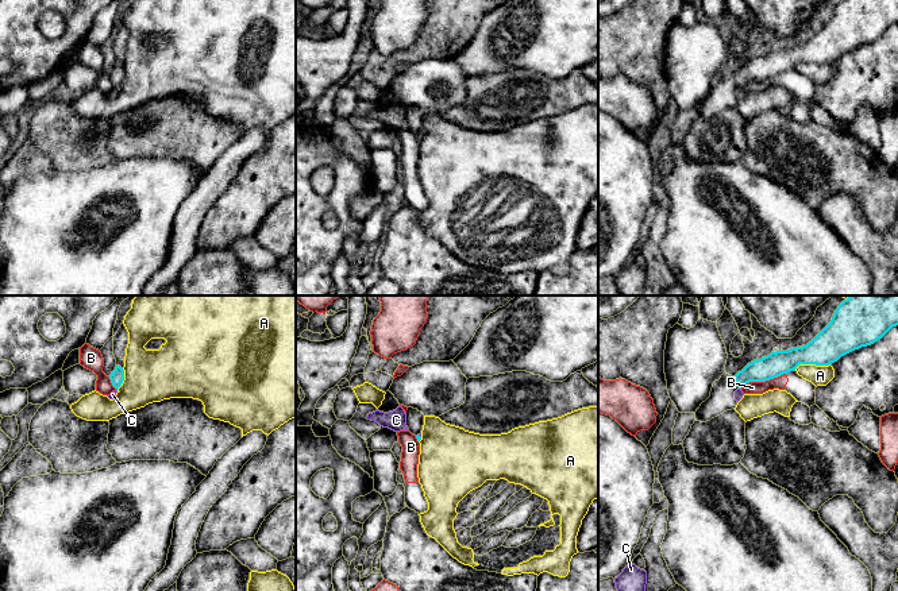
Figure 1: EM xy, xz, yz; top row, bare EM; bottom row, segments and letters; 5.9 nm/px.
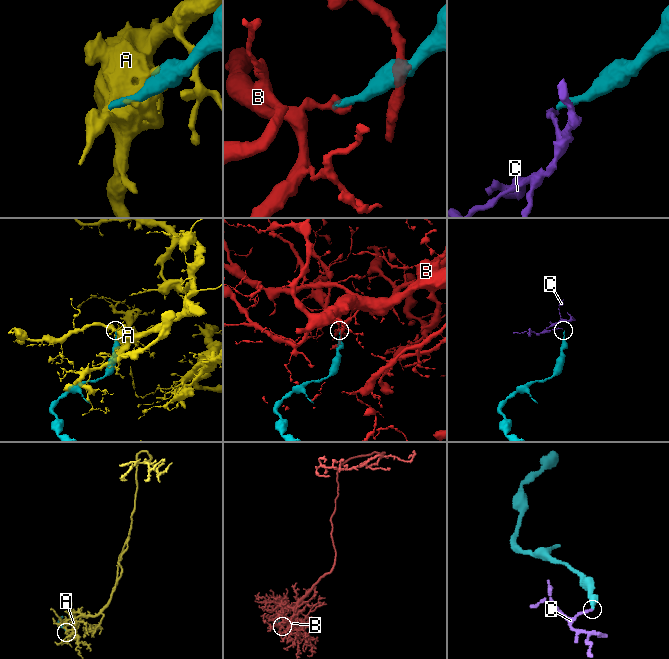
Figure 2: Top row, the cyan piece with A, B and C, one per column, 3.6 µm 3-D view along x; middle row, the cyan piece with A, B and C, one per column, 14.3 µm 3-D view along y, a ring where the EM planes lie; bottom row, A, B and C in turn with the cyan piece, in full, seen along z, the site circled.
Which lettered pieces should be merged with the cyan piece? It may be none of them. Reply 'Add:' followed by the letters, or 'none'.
Add: none

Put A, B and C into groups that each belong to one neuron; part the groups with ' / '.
A / B / C

